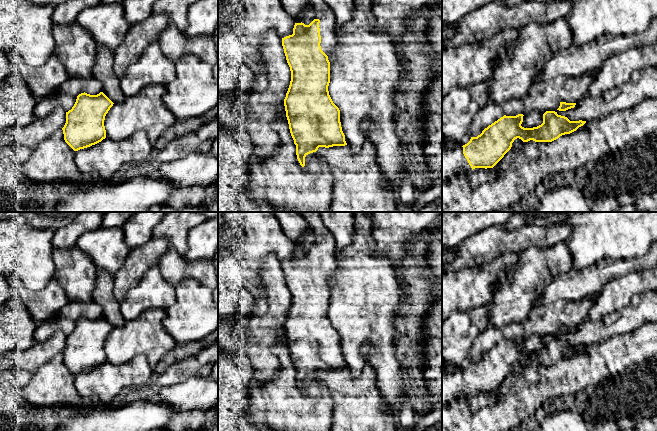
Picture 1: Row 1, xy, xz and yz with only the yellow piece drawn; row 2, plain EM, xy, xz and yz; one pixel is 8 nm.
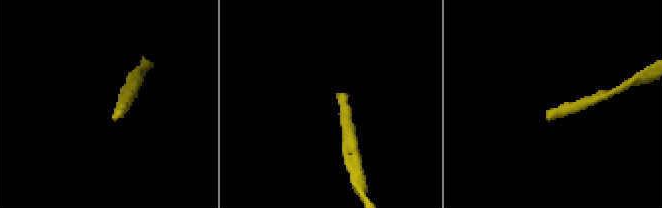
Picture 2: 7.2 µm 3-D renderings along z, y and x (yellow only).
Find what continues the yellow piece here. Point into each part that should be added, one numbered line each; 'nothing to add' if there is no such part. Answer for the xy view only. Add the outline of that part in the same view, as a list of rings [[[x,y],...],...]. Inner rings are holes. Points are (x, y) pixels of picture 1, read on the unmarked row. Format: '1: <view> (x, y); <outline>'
nothing to add

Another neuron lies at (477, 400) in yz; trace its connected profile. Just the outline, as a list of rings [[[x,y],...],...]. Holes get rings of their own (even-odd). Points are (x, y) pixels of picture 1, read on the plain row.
[[[475,392],[470,398],[471,411],[476,412],[481,407],[489,406],[497,401],[496,396],[492,392]]]

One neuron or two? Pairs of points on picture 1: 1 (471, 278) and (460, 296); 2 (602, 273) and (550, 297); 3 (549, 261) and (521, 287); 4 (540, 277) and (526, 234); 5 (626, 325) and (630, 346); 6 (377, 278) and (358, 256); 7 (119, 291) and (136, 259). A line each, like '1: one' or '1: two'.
1: one
2: one
3: one
4: two
5: two
6: one
7: one

